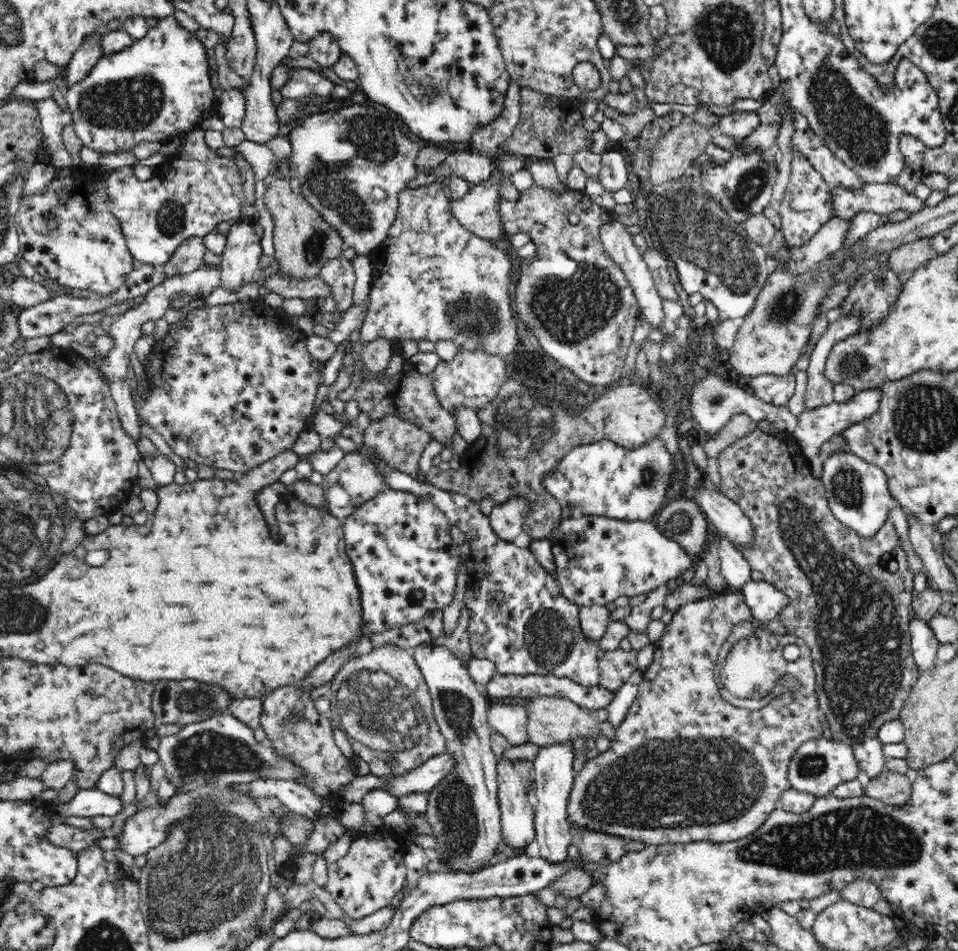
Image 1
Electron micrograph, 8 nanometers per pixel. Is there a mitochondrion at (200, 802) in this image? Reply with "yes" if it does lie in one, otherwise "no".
yes

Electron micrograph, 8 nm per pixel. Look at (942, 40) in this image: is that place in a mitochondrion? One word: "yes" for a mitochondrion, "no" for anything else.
yes

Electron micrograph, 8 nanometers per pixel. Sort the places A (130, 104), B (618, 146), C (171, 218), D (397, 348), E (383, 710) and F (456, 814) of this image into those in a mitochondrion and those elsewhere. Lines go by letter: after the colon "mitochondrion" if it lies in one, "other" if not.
A: mitochondrion
B: other
C: mitochondrion
D: other
E: mitochondrion
F: mitochondrion

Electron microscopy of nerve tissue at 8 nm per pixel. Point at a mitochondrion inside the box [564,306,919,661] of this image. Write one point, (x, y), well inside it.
(846, 486)

